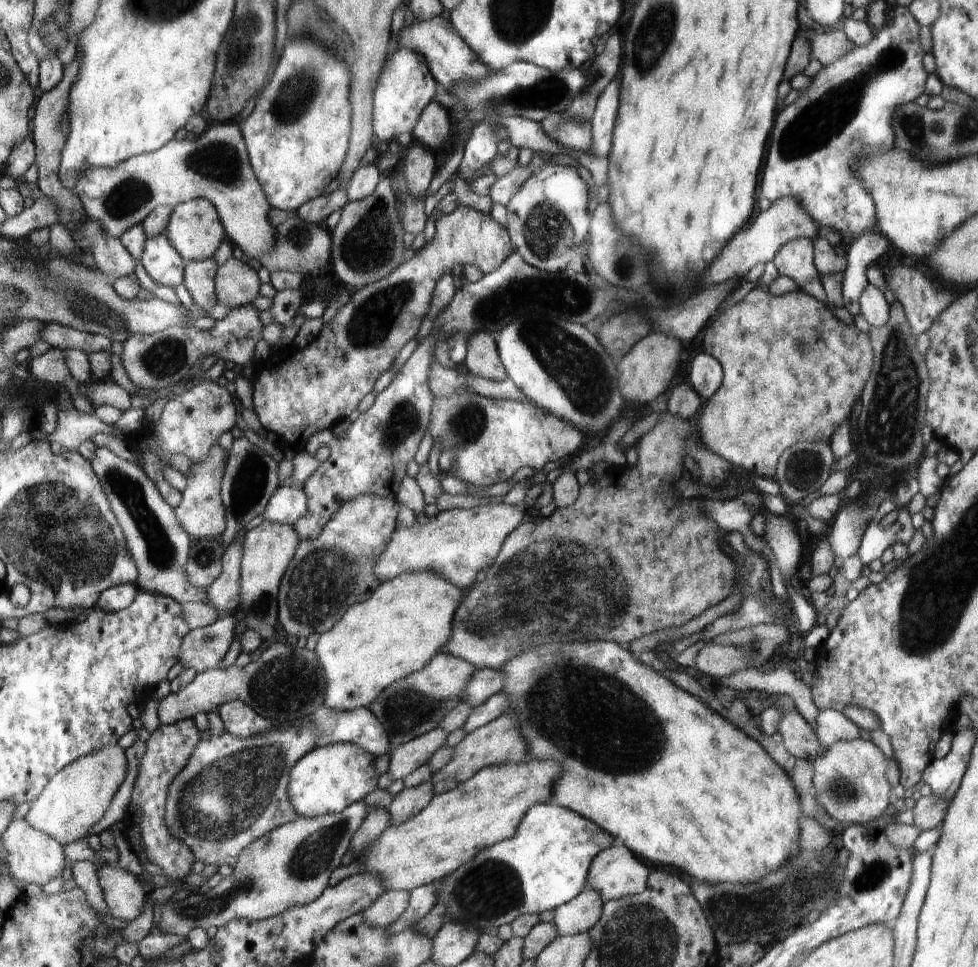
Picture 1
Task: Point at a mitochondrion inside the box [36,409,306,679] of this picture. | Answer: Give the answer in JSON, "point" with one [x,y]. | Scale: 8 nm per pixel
{"point":[161,551]}

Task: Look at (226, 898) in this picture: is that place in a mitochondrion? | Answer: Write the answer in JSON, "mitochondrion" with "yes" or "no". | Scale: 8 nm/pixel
{"mitochondrion":"yes"}

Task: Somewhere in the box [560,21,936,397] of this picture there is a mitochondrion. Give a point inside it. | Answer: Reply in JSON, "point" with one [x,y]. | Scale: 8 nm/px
{"point":[834,110]}

